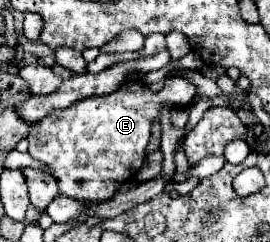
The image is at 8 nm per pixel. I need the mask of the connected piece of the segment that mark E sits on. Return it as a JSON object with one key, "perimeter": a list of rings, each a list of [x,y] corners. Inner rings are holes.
{"perimeter":[[[166,77],[166,85],[156,93],[138,79],[126,81],[110,95],[78,101],[34,123],[28,135],[28,153],[50,169],[62,195],[78,201],[108,201],[114,197],[116,187],[132,179],[142,167],[150,129],[160,119],[160,111],[166,105],[190,107],[194,97],[196,85],[184,77]]]}

